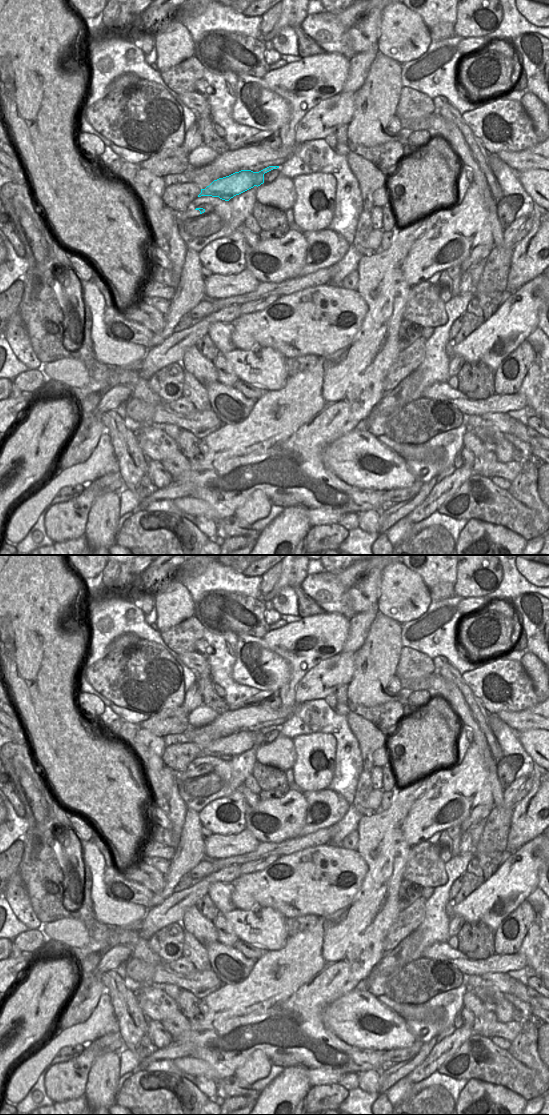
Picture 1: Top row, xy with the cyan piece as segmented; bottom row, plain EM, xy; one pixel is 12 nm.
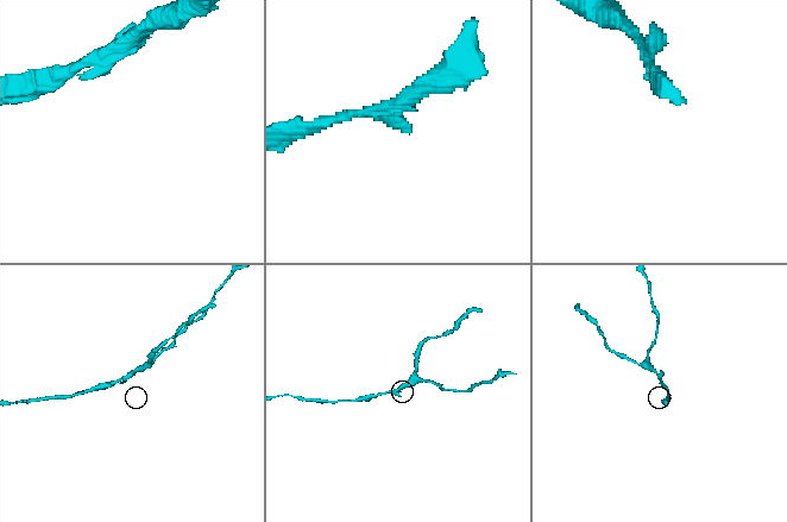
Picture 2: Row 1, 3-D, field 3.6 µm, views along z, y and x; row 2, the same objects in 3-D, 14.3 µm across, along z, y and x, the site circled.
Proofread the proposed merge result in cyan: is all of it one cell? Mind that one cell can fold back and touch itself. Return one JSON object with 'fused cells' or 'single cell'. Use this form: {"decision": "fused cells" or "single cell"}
{"decision": "fused cells"}

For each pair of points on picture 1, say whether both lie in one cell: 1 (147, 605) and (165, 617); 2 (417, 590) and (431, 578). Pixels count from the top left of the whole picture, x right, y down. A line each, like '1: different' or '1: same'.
1: different
2: different

